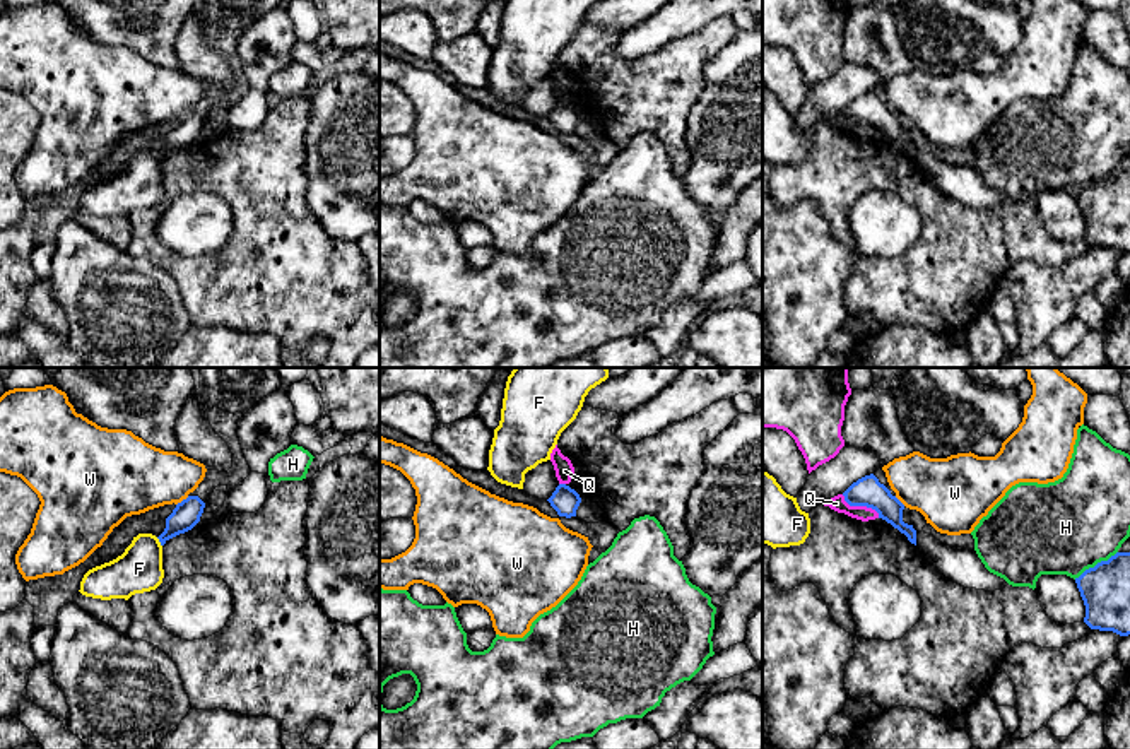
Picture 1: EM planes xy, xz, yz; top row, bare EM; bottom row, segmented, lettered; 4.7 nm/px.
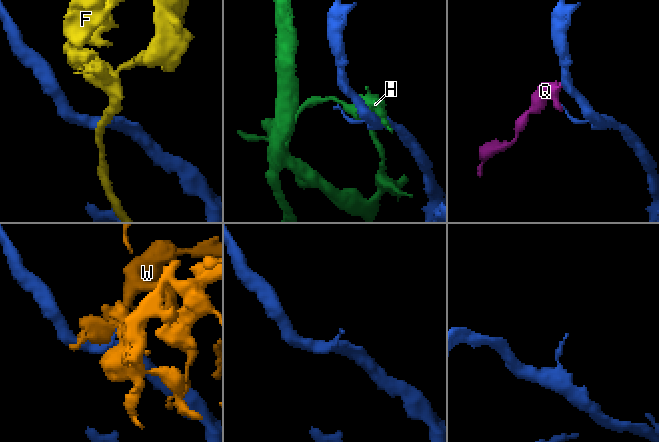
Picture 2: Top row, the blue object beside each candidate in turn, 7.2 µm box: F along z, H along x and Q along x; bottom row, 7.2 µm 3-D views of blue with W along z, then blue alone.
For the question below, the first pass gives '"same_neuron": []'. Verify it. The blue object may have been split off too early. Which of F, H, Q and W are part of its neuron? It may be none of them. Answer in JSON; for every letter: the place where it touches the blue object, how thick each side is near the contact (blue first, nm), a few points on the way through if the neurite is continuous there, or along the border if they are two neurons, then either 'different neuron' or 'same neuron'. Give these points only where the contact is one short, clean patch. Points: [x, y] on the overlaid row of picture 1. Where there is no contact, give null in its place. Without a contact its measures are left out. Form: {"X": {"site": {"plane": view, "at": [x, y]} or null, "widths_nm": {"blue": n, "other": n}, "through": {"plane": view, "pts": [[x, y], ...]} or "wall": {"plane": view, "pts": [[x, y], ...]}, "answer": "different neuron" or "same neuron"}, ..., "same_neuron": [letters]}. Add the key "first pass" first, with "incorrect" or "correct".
{"first pass": "correct", "F": {"site": {"plane": "xy", "at": [159, 541]}, "widths_nm": {"blue": 130, "other": 220}, "wall": {"plane": "xy", "pts": [[156, 537], [161, 546]]}, "answer": "different neuron"}, "H": {"site": {"plane": "yz", "at": [1096, 565]}, "widths_nm": {"blue": 240, "other": 440}, "answer": "different neuron"}, "Q": {"site": {"plane": "yz", "at": [860, 505]}, "widths_nm": {"blue": 140, "other": 70}, "wall": {"plane": "yz", "pts": [[841, 495], [850, 505], [871, 507], [879, 517]]}, "answer": "different neuron"}, "W": {"site": {"plane": "xy", "at": [183, 500]}, "widths_nm": {"blue": 130, "other": 320}, "answer": "different neuron"}, "same_neuron": []}

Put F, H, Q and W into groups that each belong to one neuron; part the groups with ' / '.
F / H / Q / W

